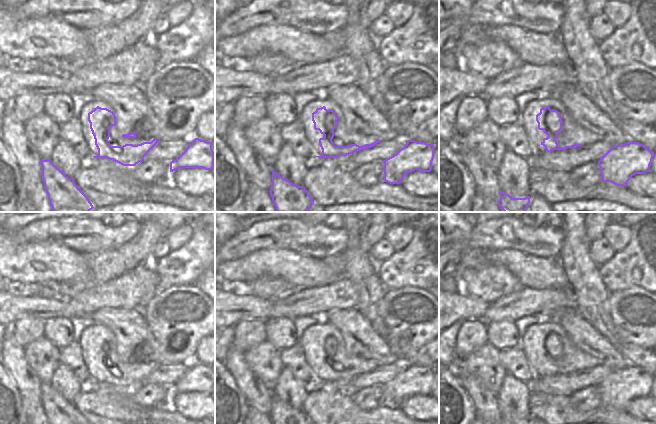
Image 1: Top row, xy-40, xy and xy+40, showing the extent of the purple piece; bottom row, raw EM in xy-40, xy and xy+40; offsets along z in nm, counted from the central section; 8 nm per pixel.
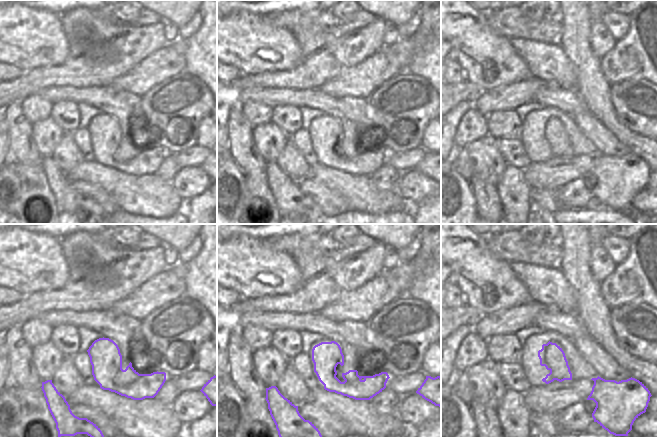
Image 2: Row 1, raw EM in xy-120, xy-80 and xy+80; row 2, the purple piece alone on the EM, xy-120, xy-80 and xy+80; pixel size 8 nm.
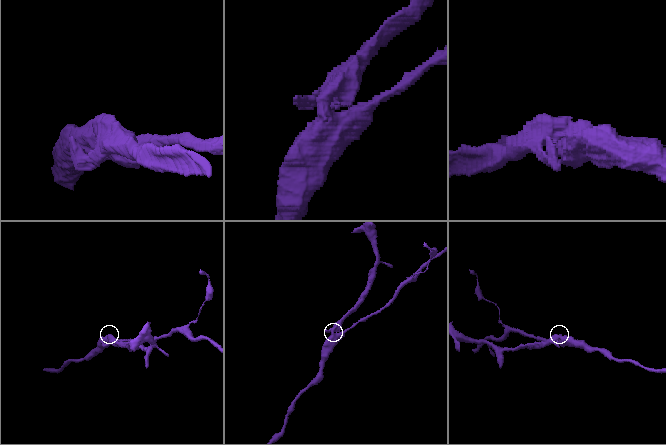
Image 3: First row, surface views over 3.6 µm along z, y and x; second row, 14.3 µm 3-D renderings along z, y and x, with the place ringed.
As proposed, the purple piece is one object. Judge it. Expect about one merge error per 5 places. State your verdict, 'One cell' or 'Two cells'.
Two cells.

